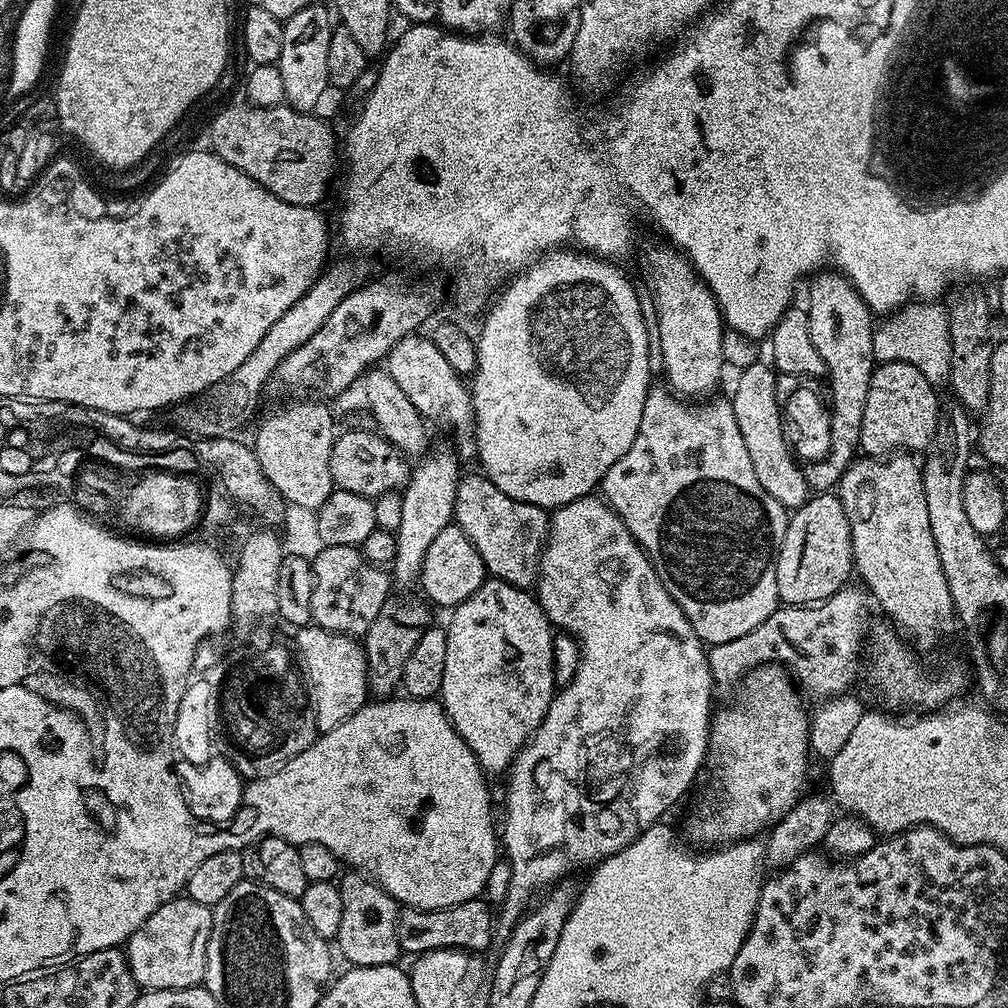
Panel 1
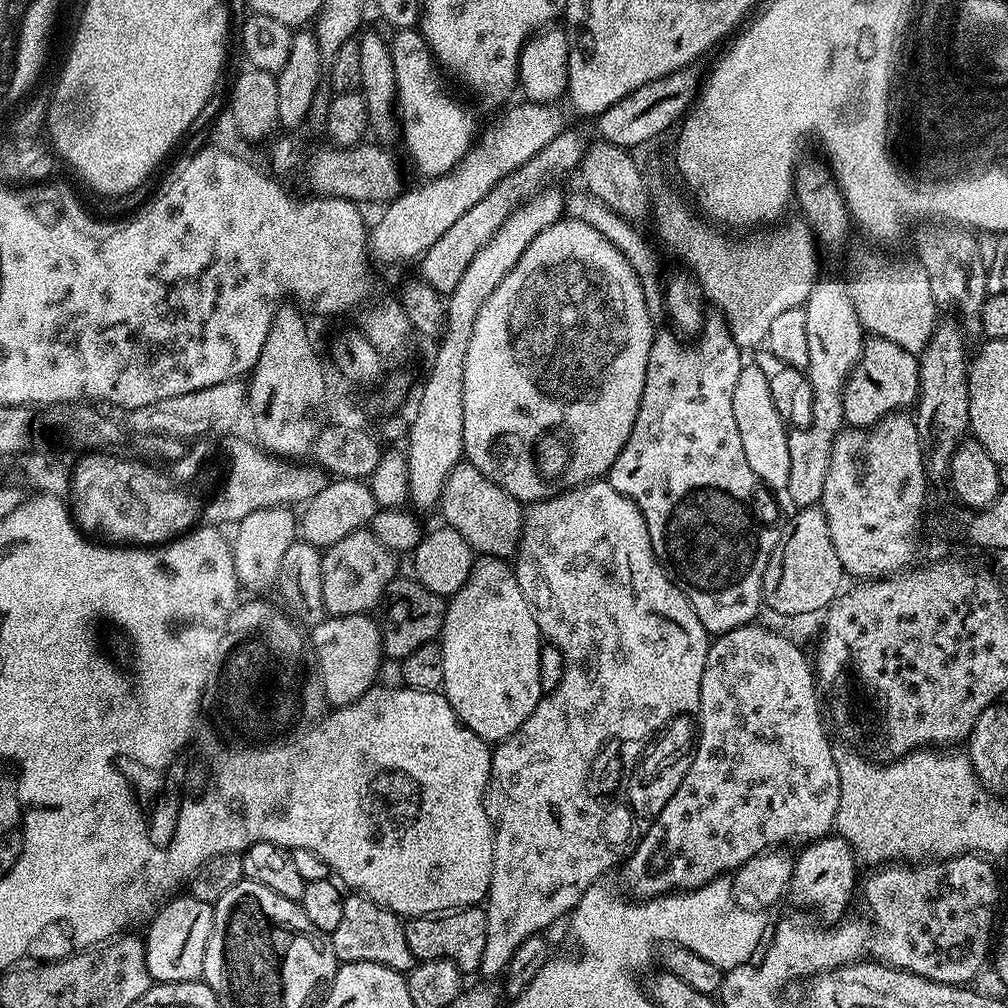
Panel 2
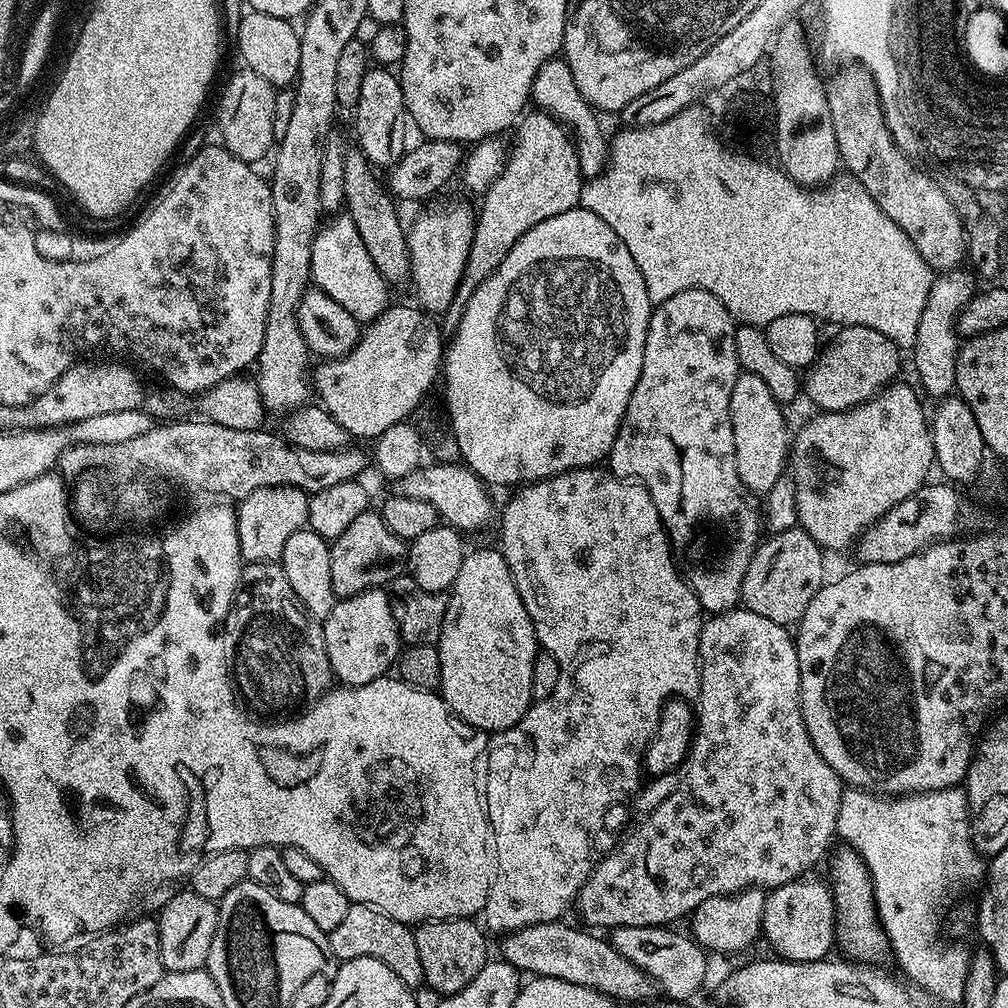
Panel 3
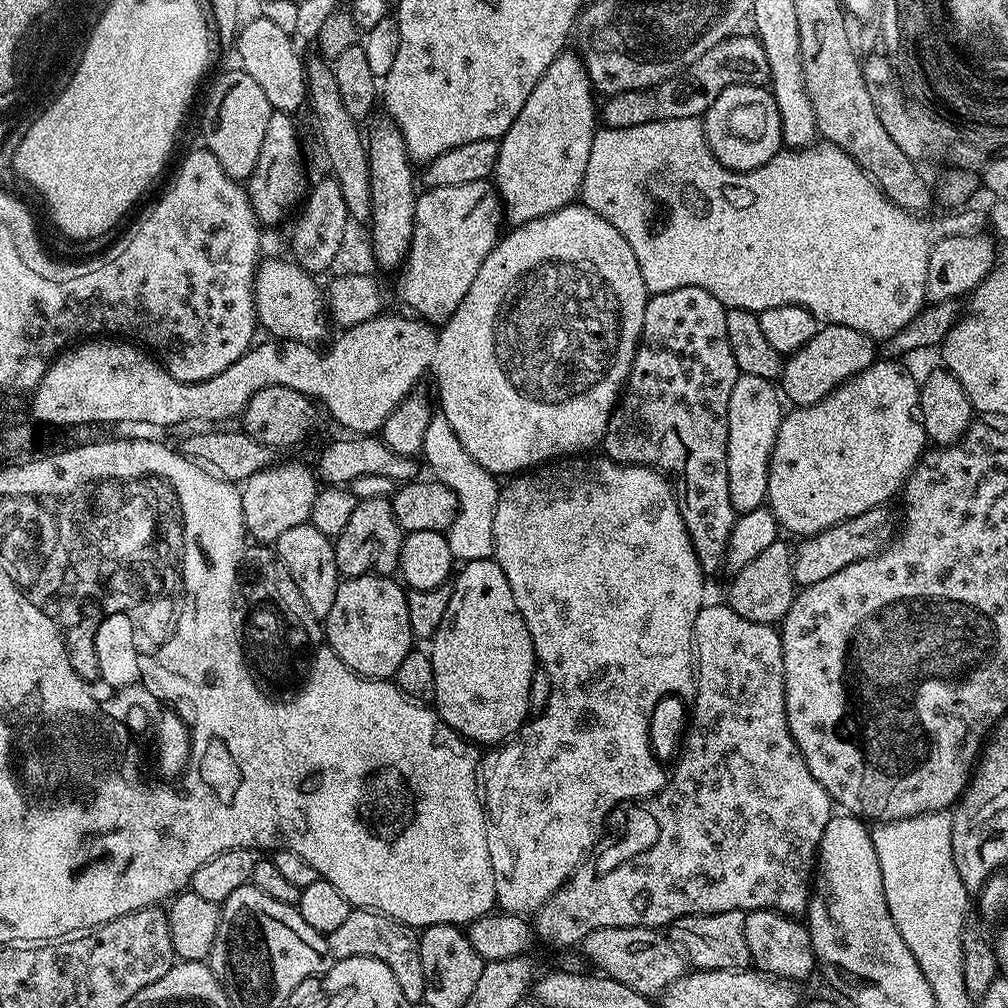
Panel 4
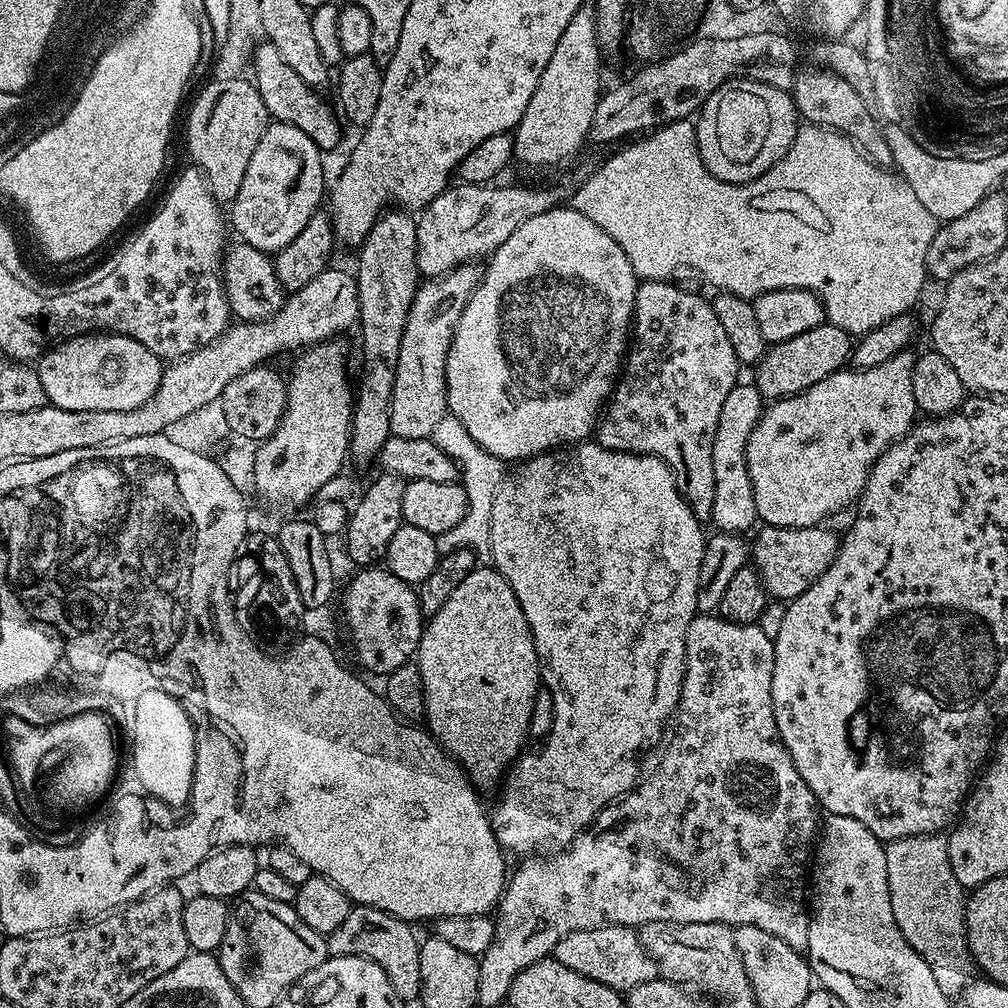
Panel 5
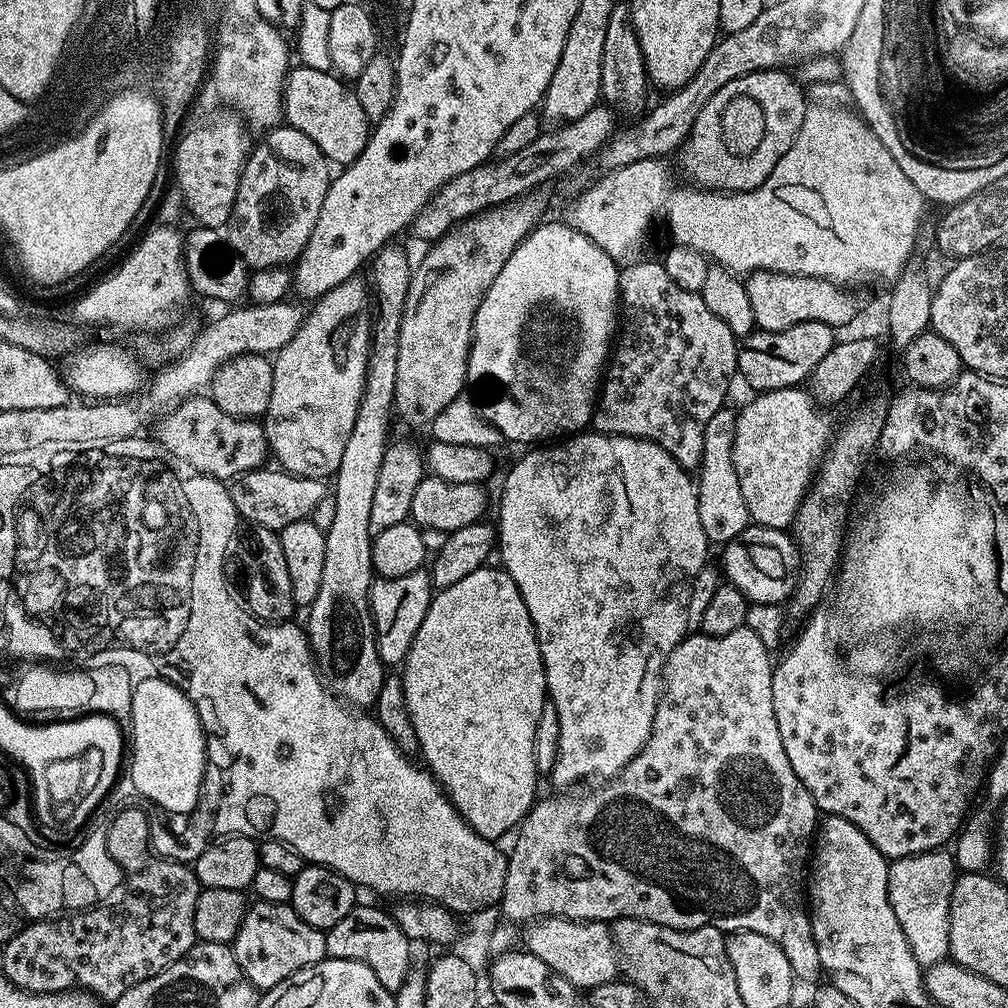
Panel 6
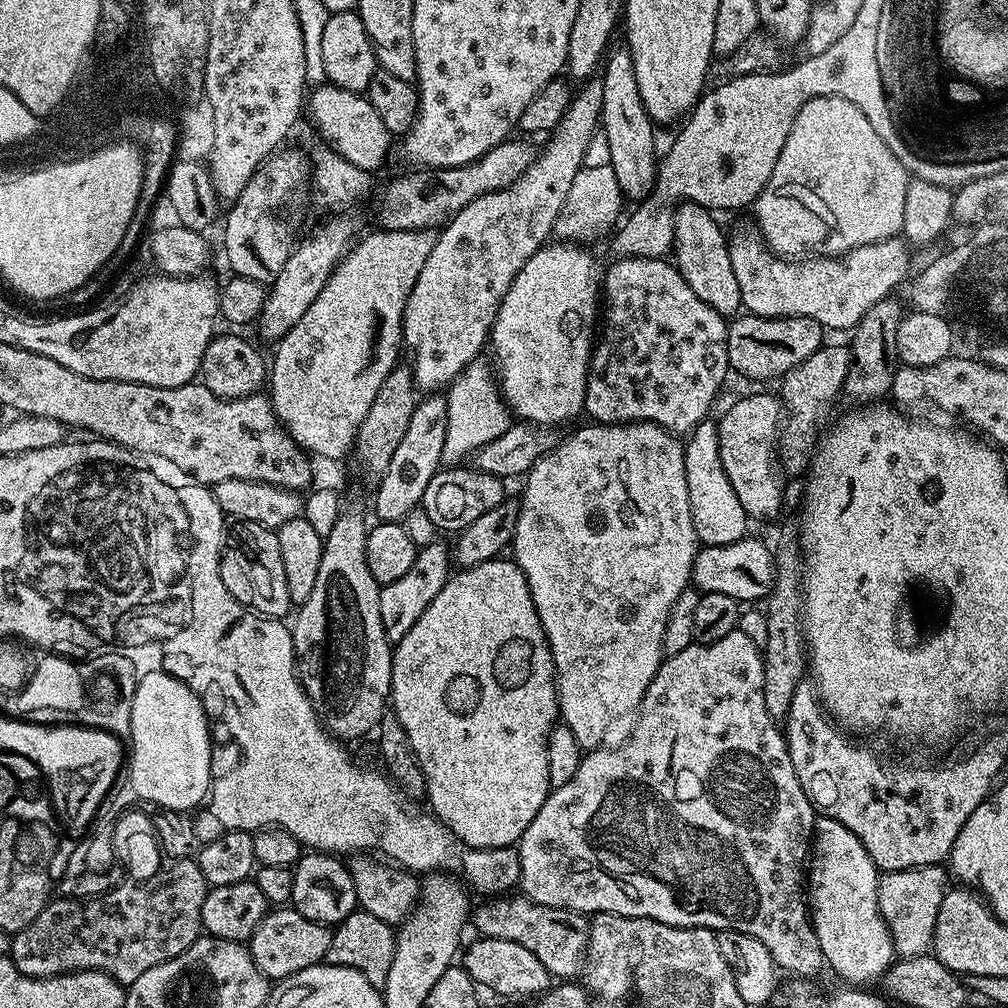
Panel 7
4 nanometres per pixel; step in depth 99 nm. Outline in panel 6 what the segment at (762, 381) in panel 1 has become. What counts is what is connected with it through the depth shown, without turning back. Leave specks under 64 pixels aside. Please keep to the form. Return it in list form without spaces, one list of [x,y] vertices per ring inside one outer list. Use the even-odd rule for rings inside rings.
[[[725,406],[710,418],[706,434],[702,438],[702,462],[698,469],[696,493],[698,494],[698,518],[702,521],[702,530],[713,545],[729,544],[742,530],[750,527],[746,498],[742,498],[742,489],[738,486],[738,474],[734,470],[734,426],[737,409]]]

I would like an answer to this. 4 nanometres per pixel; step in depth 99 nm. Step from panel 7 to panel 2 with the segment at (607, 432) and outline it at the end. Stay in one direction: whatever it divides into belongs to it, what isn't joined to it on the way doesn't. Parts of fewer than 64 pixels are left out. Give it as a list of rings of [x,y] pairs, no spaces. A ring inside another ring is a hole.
[[[607,479],[590,480],[586,484],[579,484],[577,488],[567,488],[548,500],[535,501],[525,511],[524,525],[520,531],[520,544],[516,547],[514,557],[514,571],[516,581],[526,598],[526,602],[532,607],[534,618],[540,627],[541,637],[547,643],[553,644],[564,656],[564,673],[562,682],[547,694],[541,695],[538,706],[534,706],[534,714],[522,722],[522,726],[514,734],[510,734],[505,740],[499,741],[492,748],[492,776],[488,779],[488,791],[486,804],[490,809],[494,835],[492,837],[492,881],[488,887],[486,897],[486,947],[482,950],[482,962],[480,963],[479,975],[484,978],[496,978],[505,971],[512,963],[512,956],[526,942],[526,938],[539,936],[551,926],[555,920],[560,920],[569,915],[573,908],[578,906],[582,894],[591,884],[597,883],[600,876],[607,868],[616,864],[615,847],[602,846],[598,838],[597,824],[599,823],[599,809],[584,792],[584,772],[586,762],[589,761],[591,752],[595,751],[597,741],[605,736],[644,736],[656,725],[662,728],[676,716],[687,716],[695,713],[700,707],[700,691],[702,690],[702,670],[706,666],[706,654],[710,643],[710,634],[698,622],[698,614],[694,614],[694,606],[678,590],[678,586],[669,576],[664,573],[664,567],[660,559],[654,554],[650,534],[646,530],[646,518],[642,518],[642,510],[626,494],[618,494],[614,486],[608,484]]]

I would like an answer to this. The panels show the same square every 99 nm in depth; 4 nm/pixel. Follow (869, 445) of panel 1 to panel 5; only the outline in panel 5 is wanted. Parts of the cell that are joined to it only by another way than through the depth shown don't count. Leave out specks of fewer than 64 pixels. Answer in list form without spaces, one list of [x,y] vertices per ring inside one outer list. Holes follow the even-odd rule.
[[[827,322],[814,326],[814,330],[806,330],[806,334],[798,334],[798,338],[778,342],[765,351],[764,357],[760,359],[760,363],[755,365],[754,368],[754,372],[756,372],[756,377],[754,377],[756,389],[768,402],[780,400],[783,396],[793,396],[799,392],[805,392],[810,386],[814,386],[814,382],[822,382],[822,378],[841,371],[849,363],[853,347],[853,337],[846,330]]]

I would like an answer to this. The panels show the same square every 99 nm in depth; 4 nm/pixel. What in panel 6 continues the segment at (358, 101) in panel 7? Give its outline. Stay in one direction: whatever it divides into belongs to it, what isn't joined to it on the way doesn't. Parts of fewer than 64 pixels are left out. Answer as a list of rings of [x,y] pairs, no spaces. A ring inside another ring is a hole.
[[[303,66],[293,67],[288,73],[288,79],[284,81],[284,120],[291,127],[302,130],[302,134],[306,134],[306,138],[310,138],[310,142],[322,150],[329,162],[340,164],[336,166],[347,166],[355,162],[366,146],[370,131],[370,121],[366,118],[366,110],[362,110],[362,102],[358,102],[355,91],[343,83],[347,84],[332,72],[310,70]]]

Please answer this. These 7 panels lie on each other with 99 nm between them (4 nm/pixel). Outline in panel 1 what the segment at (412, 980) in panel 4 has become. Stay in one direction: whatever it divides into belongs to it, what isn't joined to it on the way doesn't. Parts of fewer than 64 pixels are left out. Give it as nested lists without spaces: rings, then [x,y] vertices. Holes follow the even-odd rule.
[[[352,870],[339,881],[338,887],[342,894],[342,926],[338,926],[334,944],[349,961],[349,965],[358,968],[396,964],[402,949],[398,942],[398,918],[400,908],[396,900],[381,884]],[[345,879],[345,880],[344,880]],[[344,880],[344,881],[343,881]]]

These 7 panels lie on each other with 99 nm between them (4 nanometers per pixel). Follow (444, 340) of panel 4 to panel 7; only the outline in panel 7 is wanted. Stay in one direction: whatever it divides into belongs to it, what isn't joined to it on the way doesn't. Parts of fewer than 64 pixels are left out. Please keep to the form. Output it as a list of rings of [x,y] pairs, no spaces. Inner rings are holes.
[[[549,242],[545,244],[543,248],[540,248],[528,259],[526,266],[522,266],[522,270],[518,270],[514,282],[510,282],[510,290],[506,290],[506,294],[496,311],[496,317],[492,323],[492,331],[490,333],[490,352],[492,348],[492,356],[496,359],[497,364],[495,364],[495,367],[498,369],[500,395],[504,403],[507,404],[509,413],[521,421],[530,424],[561,426],[560,424],[564,424],[567,420],[572,420],[576,415],[581,415],[584,412],[588,367],[592,361],[594,333],[598,328],[598,305],[602,300],[602,268],[596,265],[595,258],[584,248],[587,247],[577,246],[572,242]]]

